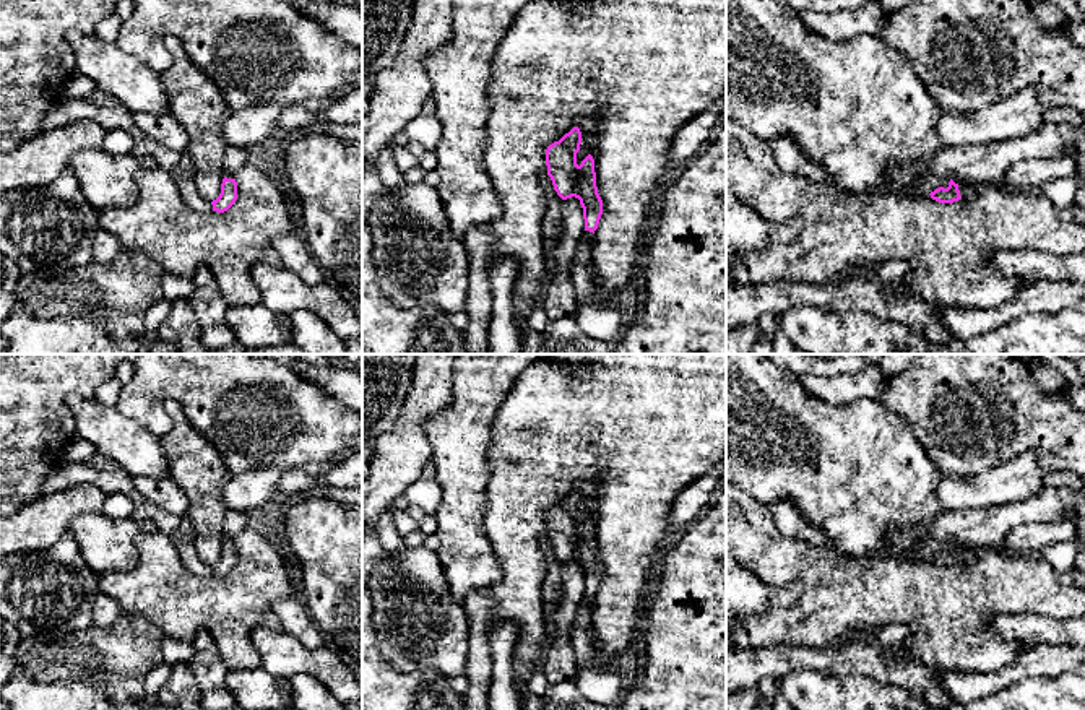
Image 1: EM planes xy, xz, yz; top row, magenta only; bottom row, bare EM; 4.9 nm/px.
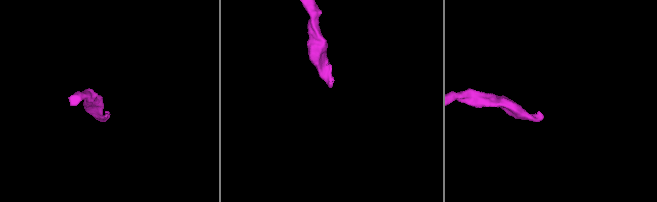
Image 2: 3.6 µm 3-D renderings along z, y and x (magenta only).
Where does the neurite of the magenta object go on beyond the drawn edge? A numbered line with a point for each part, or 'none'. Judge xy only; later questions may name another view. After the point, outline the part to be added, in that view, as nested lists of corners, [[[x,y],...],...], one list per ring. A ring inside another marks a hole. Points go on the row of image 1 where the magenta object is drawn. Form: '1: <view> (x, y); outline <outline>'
1: xy (234, 158); outline [[[229,146],[224,153],[223,175],[236,179],[239,171],[249,162],[247,149]]]

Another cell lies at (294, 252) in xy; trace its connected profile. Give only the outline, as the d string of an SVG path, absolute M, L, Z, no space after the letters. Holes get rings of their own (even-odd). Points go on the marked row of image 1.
M294 232L274 236L271 245L279 255L283 266L291 270L305 284L318 284L328 279L326 271L302 236Z

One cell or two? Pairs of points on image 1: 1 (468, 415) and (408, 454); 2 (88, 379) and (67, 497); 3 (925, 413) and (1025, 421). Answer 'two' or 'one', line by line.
1: two
2: two
3: one

